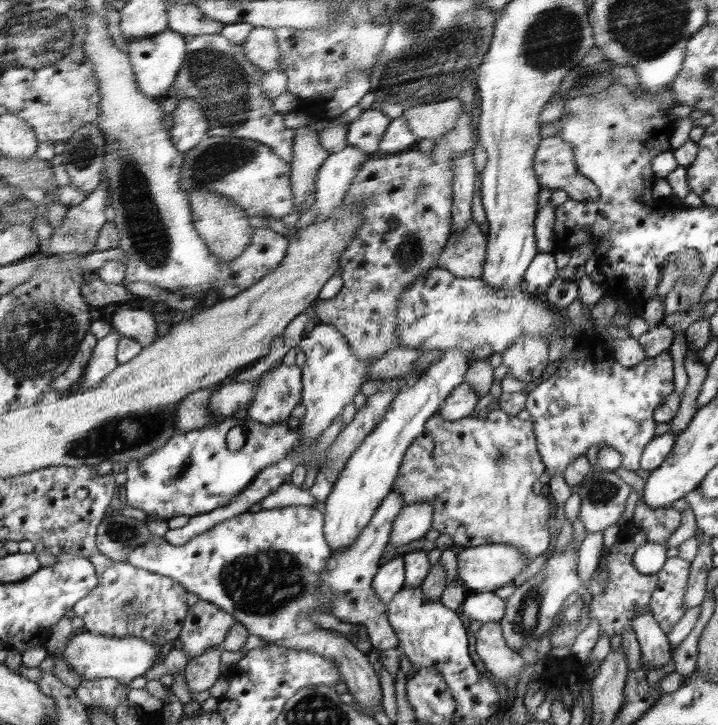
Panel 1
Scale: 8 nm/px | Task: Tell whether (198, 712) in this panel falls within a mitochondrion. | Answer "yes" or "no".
no

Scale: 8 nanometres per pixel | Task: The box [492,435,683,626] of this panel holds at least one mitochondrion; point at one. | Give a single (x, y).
(601, 490)

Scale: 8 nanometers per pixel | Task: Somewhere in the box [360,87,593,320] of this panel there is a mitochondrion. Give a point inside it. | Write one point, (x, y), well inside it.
(408, 250)

